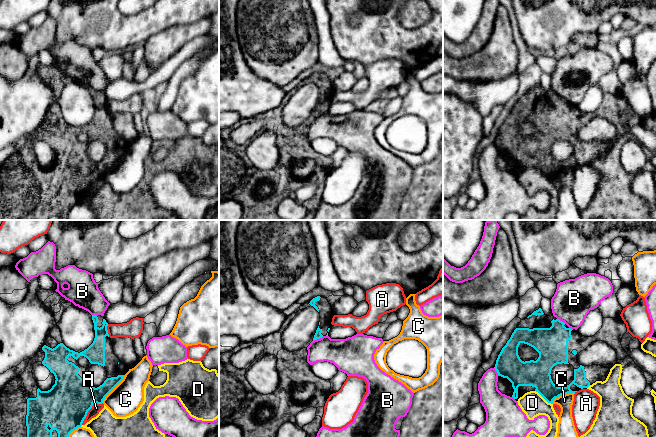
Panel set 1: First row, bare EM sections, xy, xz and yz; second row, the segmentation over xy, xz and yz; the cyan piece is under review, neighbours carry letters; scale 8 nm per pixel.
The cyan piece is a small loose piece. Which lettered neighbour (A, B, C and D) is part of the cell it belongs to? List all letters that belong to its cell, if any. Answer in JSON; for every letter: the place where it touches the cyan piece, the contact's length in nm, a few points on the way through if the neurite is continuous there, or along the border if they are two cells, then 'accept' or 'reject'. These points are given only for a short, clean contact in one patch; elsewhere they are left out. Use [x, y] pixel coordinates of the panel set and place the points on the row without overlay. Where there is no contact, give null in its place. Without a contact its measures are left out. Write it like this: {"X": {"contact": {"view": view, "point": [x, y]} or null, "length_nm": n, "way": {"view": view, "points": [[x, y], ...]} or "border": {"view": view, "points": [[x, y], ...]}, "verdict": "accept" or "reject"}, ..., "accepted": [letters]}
{"A": {"contact": {"view": "xy", "point": [90, 184]}, "length_nm": 260, "verdict": "reject"}, "B": {"contact": {"view": "xz", "point": [318, 114]}, "length_nm": 100, "verdict": "reject"}, "C": {"contact": {"view": "xy", "point": [113, 164]}, "length_nm": 300, "verdict": "reject"}, "D": {"contact": {"view": "yz", "point": [544, 174]}, "length_nm": 180, "verdict": "reject"}, "accepted": []}

